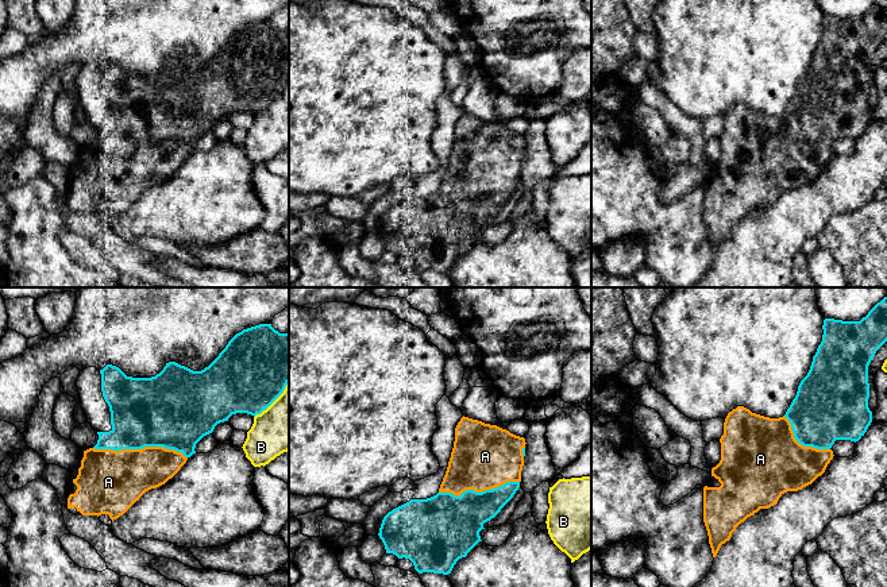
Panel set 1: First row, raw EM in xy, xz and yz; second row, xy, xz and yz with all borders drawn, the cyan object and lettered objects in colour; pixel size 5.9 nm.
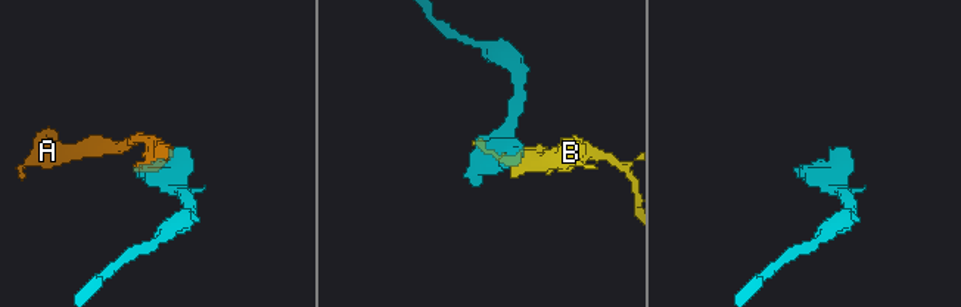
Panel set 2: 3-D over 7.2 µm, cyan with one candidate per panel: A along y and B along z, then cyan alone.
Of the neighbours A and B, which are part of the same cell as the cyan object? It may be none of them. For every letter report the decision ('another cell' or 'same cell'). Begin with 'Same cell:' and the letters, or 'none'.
Same cell: A
A: same cell
B: another cell

